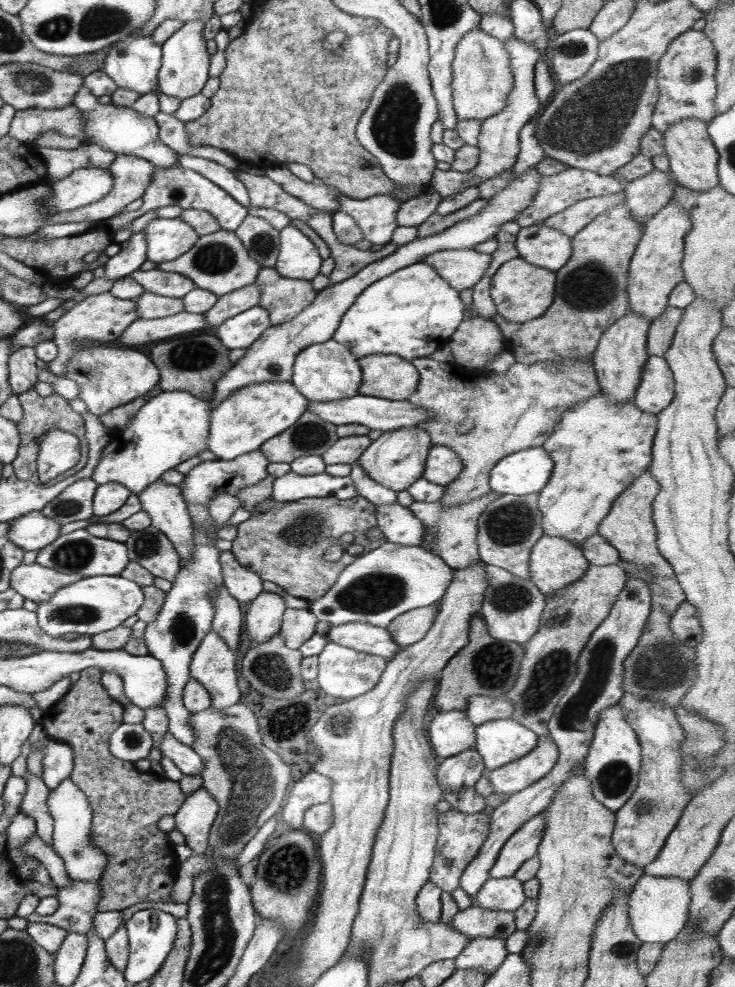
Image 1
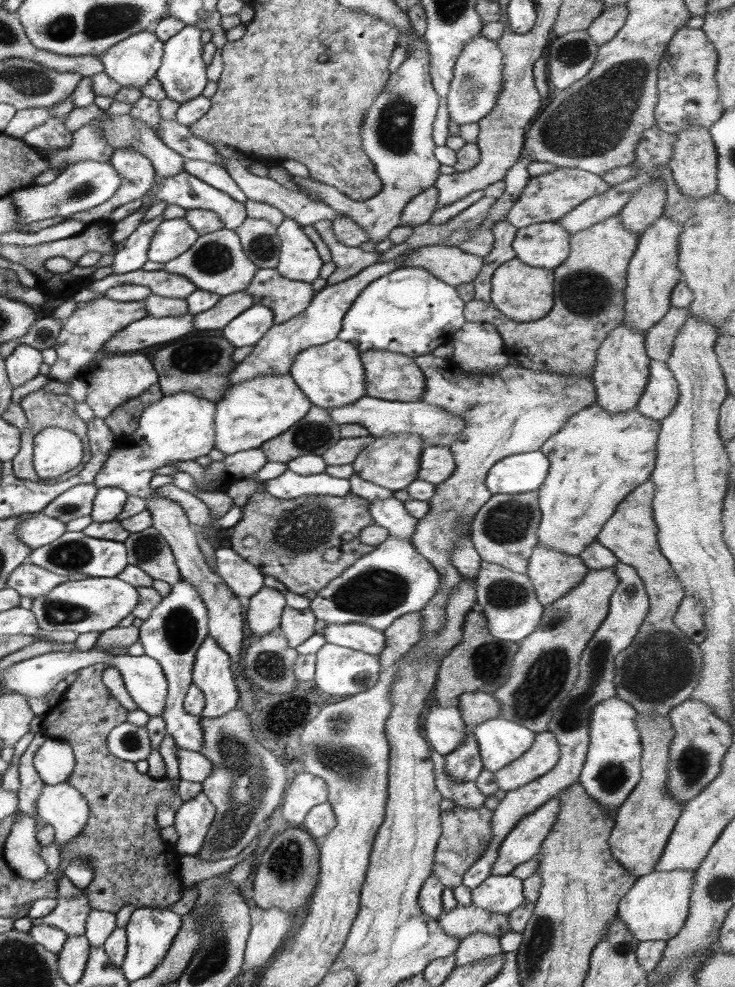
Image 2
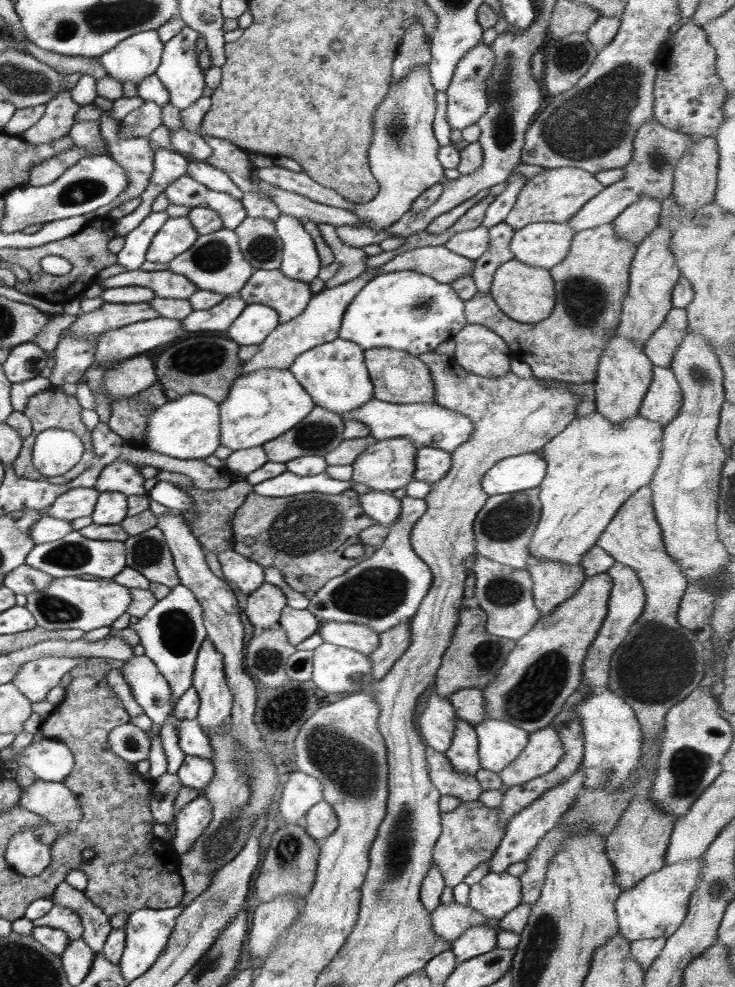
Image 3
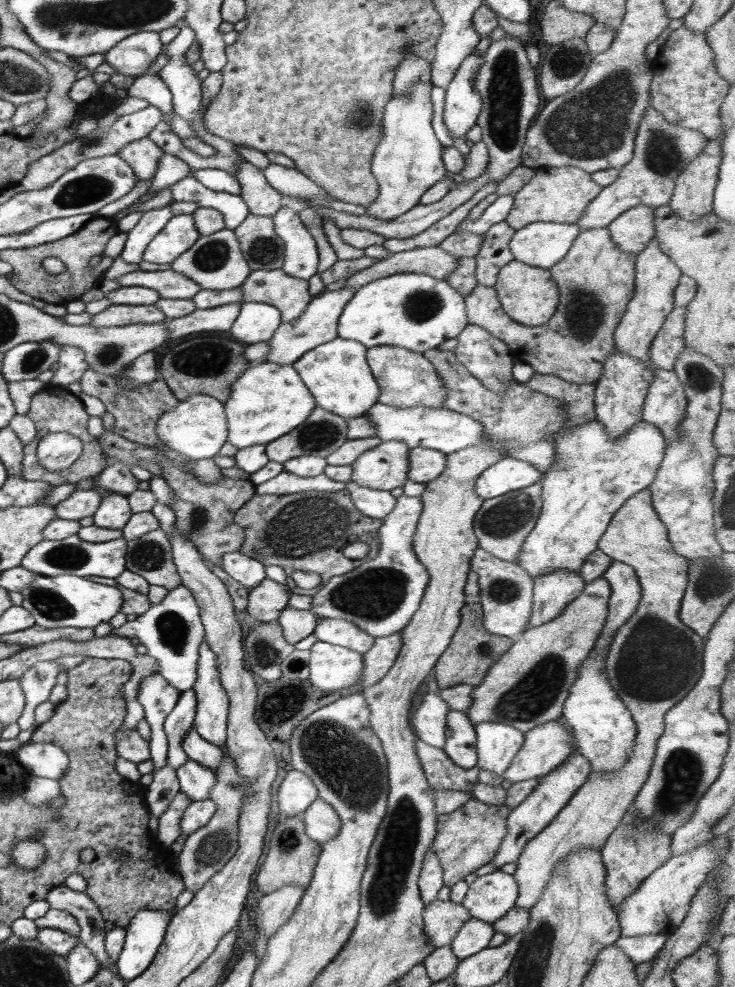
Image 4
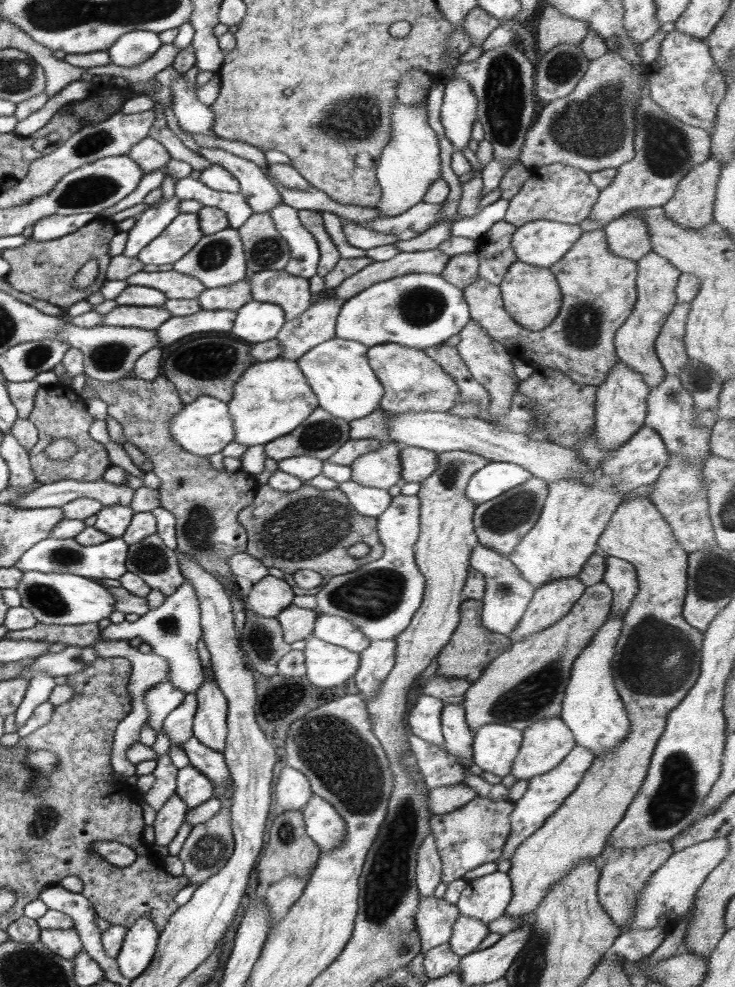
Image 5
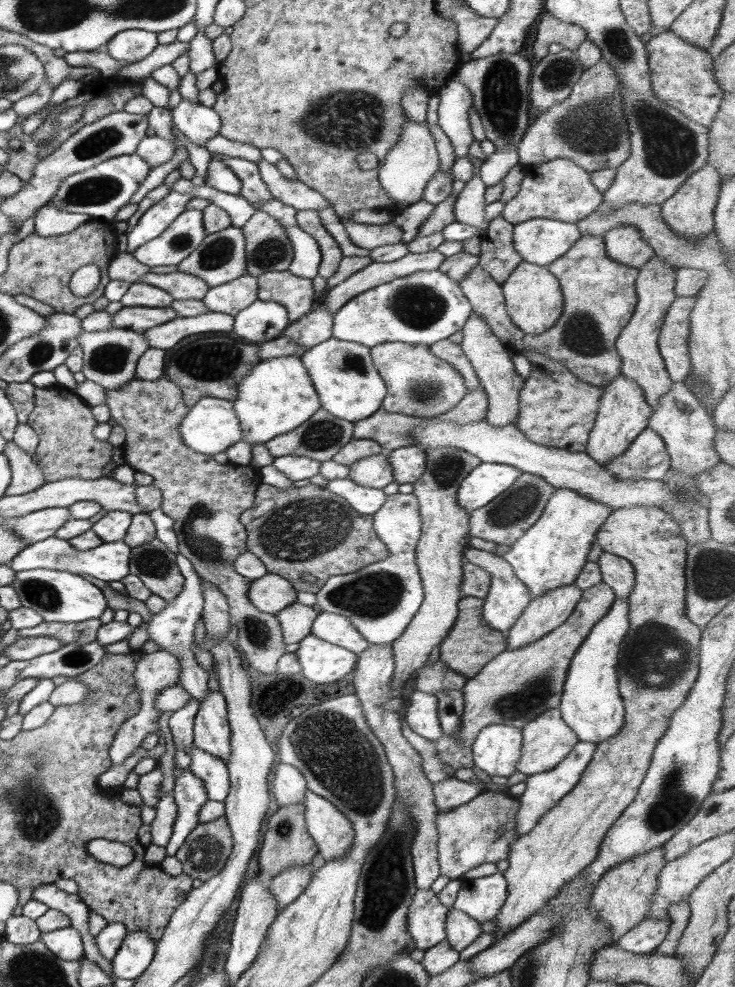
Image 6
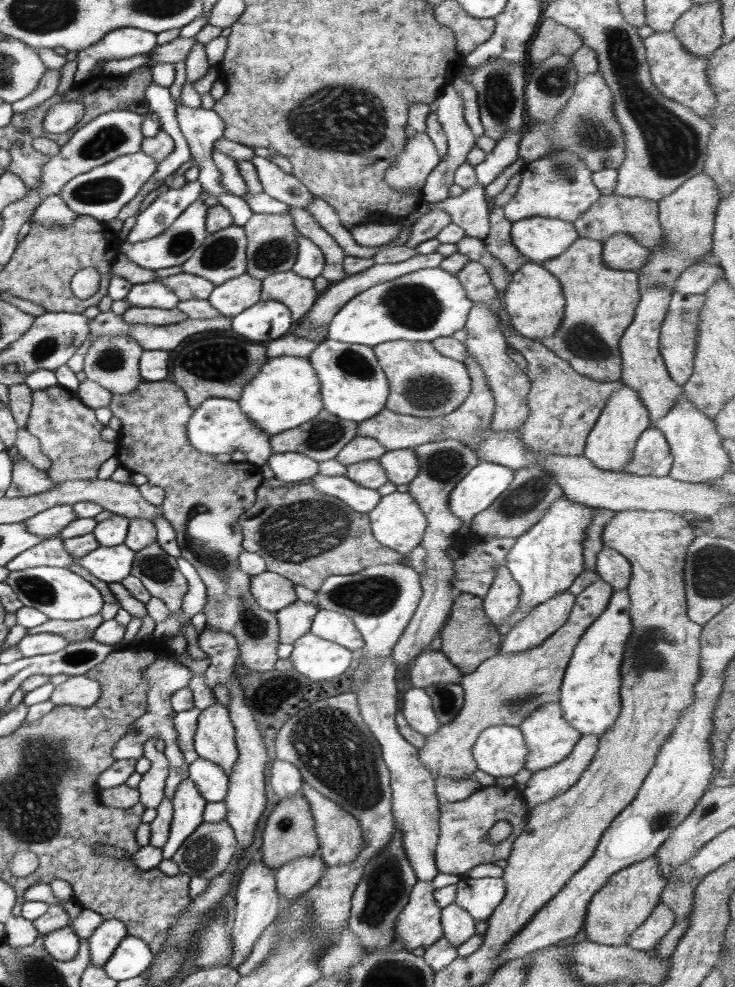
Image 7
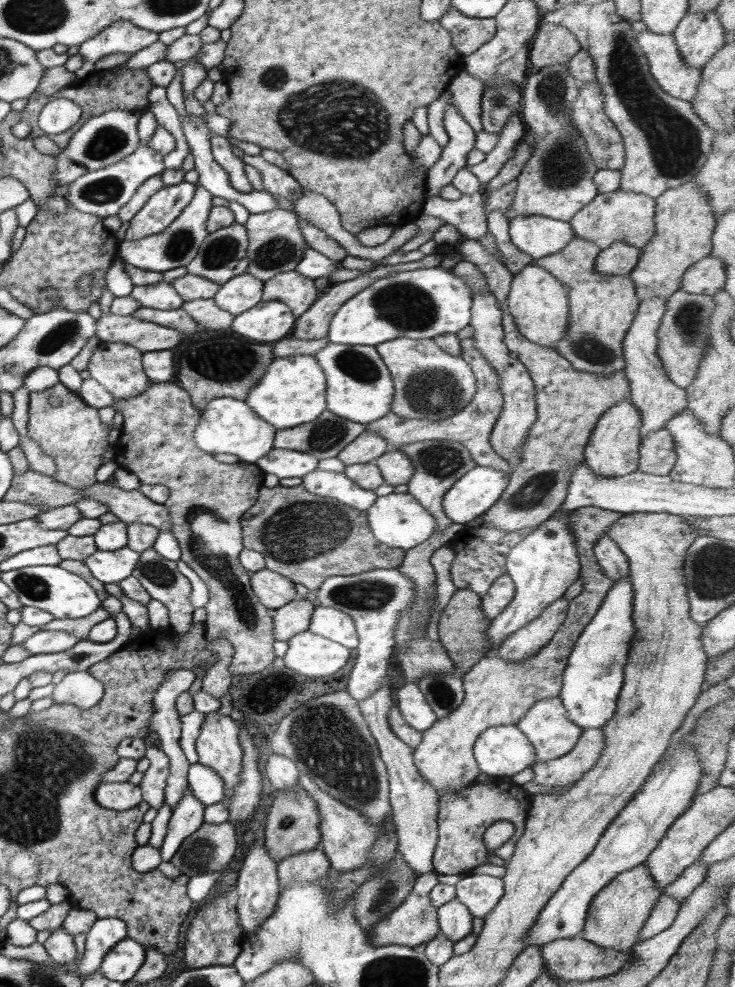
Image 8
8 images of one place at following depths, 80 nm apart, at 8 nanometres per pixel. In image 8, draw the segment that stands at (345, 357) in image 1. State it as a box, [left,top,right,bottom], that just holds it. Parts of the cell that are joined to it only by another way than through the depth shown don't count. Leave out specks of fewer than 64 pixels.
[315,342,394,425]

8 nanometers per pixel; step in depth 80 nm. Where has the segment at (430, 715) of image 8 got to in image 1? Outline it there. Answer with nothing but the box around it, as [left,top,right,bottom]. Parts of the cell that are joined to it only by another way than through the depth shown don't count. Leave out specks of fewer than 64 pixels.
[428,710,475,759]

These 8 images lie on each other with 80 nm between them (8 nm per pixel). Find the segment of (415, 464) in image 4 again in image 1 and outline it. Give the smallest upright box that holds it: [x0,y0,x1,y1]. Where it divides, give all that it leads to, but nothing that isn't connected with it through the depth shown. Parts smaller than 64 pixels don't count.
[422,444,463,486]

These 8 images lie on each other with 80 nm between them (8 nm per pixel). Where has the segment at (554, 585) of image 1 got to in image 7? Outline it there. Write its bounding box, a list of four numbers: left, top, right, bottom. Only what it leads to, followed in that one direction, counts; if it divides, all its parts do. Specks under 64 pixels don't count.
[499,590,575,654]

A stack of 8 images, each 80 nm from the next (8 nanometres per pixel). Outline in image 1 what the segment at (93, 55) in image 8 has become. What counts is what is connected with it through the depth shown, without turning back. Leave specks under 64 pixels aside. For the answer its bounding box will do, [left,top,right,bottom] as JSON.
[103,37,162,96]

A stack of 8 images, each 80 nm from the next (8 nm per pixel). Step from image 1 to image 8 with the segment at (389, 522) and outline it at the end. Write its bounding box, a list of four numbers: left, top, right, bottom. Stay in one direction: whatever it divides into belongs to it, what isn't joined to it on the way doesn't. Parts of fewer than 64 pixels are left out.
[301,467,378,511]

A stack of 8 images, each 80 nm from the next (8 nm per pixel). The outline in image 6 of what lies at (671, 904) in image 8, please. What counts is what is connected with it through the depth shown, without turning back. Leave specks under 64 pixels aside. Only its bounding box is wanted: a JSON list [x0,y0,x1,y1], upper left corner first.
[616,917,670,954]

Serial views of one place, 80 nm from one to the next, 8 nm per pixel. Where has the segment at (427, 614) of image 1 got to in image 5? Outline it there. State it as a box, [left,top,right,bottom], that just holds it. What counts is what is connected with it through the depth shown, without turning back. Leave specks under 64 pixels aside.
[354,640,396,703]

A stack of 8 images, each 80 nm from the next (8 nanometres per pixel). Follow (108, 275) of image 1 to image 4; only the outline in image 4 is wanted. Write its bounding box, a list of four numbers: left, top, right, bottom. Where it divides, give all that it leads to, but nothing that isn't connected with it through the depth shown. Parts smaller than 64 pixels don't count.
[119,205,173,265]

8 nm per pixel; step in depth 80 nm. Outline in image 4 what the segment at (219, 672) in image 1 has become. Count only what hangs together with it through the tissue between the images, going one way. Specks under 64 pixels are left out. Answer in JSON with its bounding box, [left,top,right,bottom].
[193,641,229,748]

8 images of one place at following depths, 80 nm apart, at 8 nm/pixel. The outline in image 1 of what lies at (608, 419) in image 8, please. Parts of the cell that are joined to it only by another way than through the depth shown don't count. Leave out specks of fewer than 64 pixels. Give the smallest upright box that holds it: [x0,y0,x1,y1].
[593,310,652,402]

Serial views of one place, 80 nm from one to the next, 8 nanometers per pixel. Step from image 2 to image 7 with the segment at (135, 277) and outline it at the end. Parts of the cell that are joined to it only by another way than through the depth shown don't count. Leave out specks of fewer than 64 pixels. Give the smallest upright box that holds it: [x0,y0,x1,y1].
[156,271,215,301]

